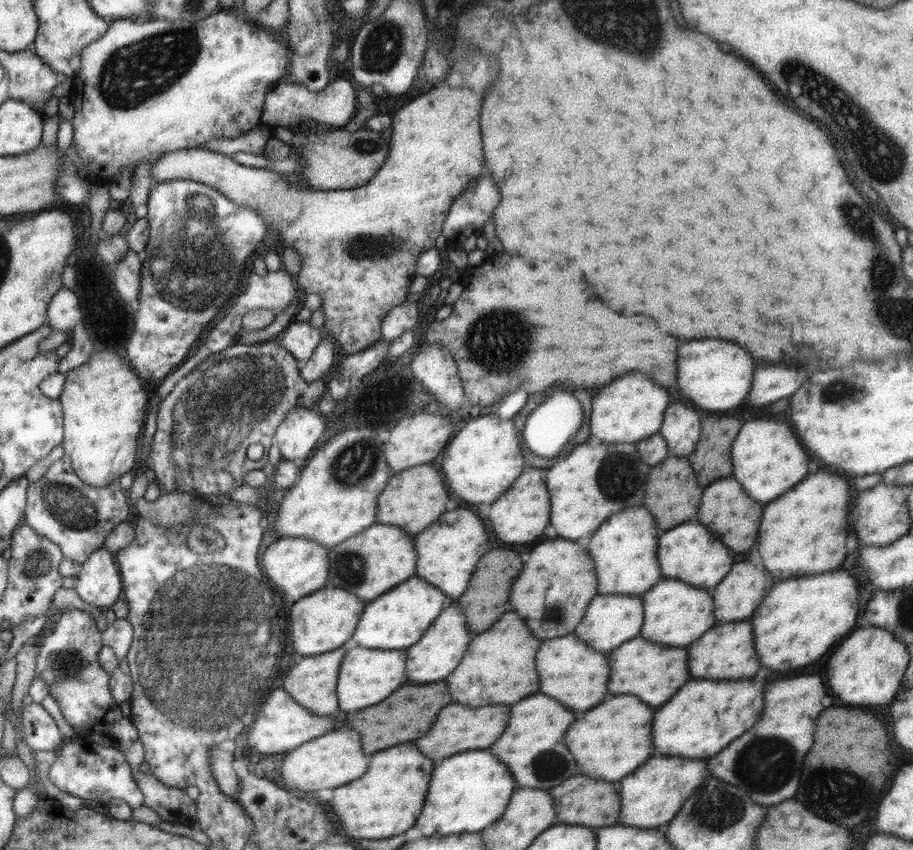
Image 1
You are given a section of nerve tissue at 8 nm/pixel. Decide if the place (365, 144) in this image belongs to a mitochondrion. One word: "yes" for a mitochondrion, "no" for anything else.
yes

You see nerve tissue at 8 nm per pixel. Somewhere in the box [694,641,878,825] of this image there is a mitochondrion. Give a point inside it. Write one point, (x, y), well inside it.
(773, 754)

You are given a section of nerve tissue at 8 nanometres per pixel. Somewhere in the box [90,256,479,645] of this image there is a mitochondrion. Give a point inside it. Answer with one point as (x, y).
(216, 406)

